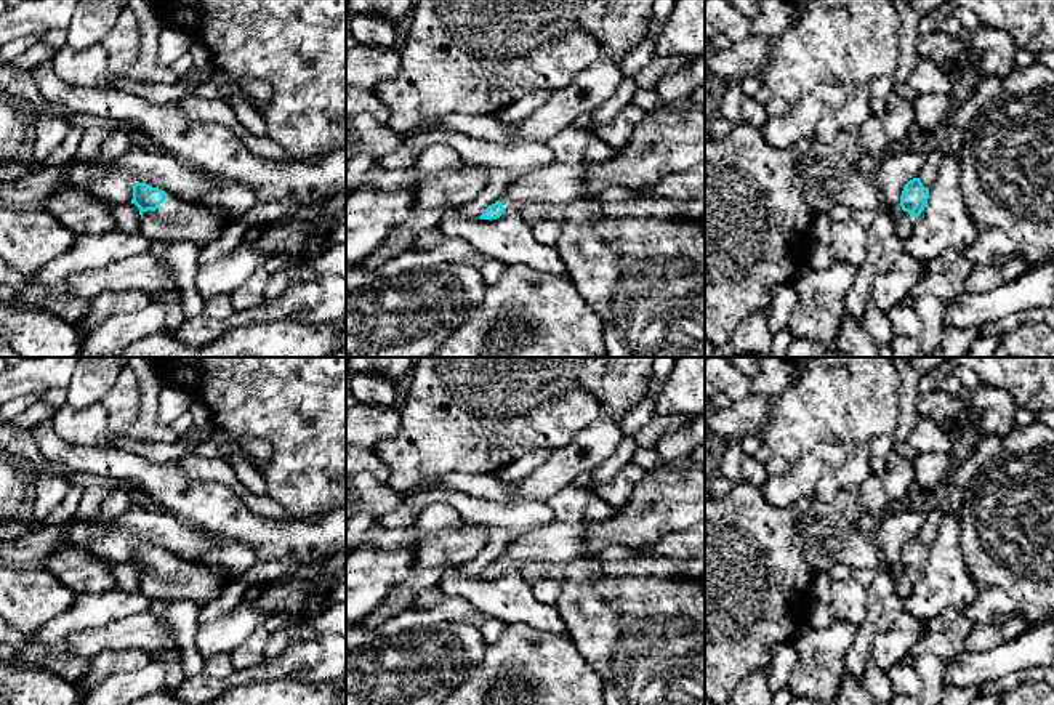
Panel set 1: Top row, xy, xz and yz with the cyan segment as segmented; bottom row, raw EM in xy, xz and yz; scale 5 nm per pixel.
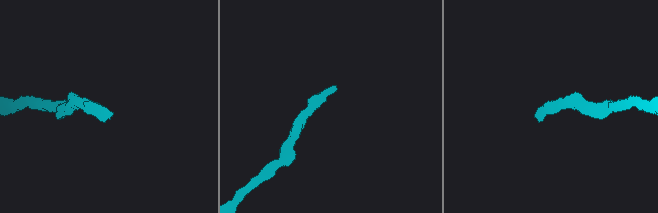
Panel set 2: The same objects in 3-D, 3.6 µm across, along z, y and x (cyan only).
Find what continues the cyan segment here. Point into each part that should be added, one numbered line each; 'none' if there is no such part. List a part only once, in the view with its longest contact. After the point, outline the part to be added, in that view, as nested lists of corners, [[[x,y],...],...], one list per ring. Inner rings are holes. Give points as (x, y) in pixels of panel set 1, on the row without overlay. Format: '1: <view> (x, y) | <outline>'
1: xy (175, 579) | [[[167,553],[155,570],[141,575],[141,591],[151,599],[189,599],[203,606],[219,598],[229,583],[213,575],[200,562]]]

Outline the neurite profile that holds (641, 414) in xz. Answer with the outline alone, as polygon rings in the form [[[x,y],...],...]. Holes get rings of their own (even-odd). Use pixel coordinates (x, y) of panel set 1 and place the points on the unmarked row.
[[[654,399],[642,401],[623,420],[623,436],[634,436],[636,431],[654,417]]]

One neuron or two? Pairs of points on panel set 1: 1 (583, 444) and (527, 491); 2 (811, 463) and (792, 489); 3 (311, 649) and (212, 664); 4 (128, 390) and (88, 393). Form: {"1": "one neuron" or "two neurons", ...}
{"1": "one neuron", "2": "one neuron", "3": "two neurons", "4": "two neurons"}

